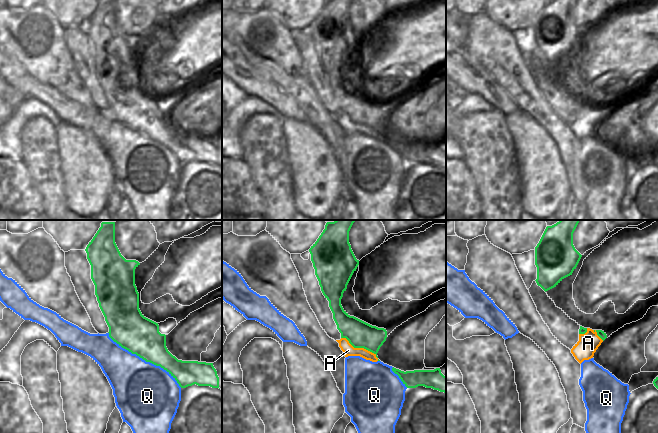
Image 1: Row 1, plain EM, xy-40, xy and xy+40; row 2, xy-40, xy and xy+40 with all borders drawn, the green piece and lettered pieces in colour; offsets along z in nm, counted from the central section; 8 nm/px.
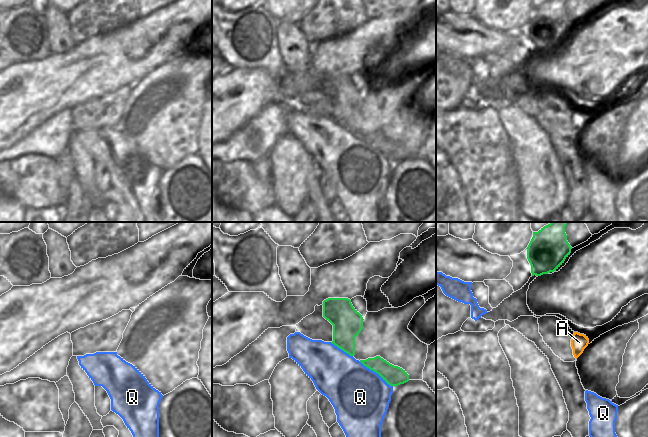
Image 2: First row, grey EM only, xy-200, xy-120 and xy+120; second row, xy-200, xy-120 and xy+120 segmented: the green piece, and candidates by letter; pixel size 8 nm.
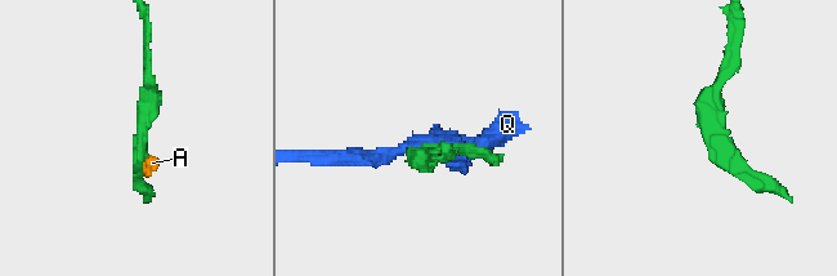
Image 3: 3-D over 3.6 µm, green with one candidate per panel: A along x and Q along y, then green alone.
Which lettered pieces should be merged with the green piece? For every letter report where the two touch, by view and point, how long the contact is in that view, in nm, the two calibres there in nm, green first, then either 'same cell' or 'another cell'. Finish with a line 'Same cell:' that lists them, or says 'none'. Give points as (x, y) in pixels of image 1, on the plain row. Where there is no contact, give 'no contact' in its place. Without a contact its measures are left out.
A: meets green in xy at (361, 123); contact 360 nm long; 220 nm thick on the green side, 90 nm on the other; another cell
Q: meets green in xy-40 at (144, 135); contact 750 nm long; 300 nm thick on the green side, 460 nm on the other; another cell
Same cell: none

